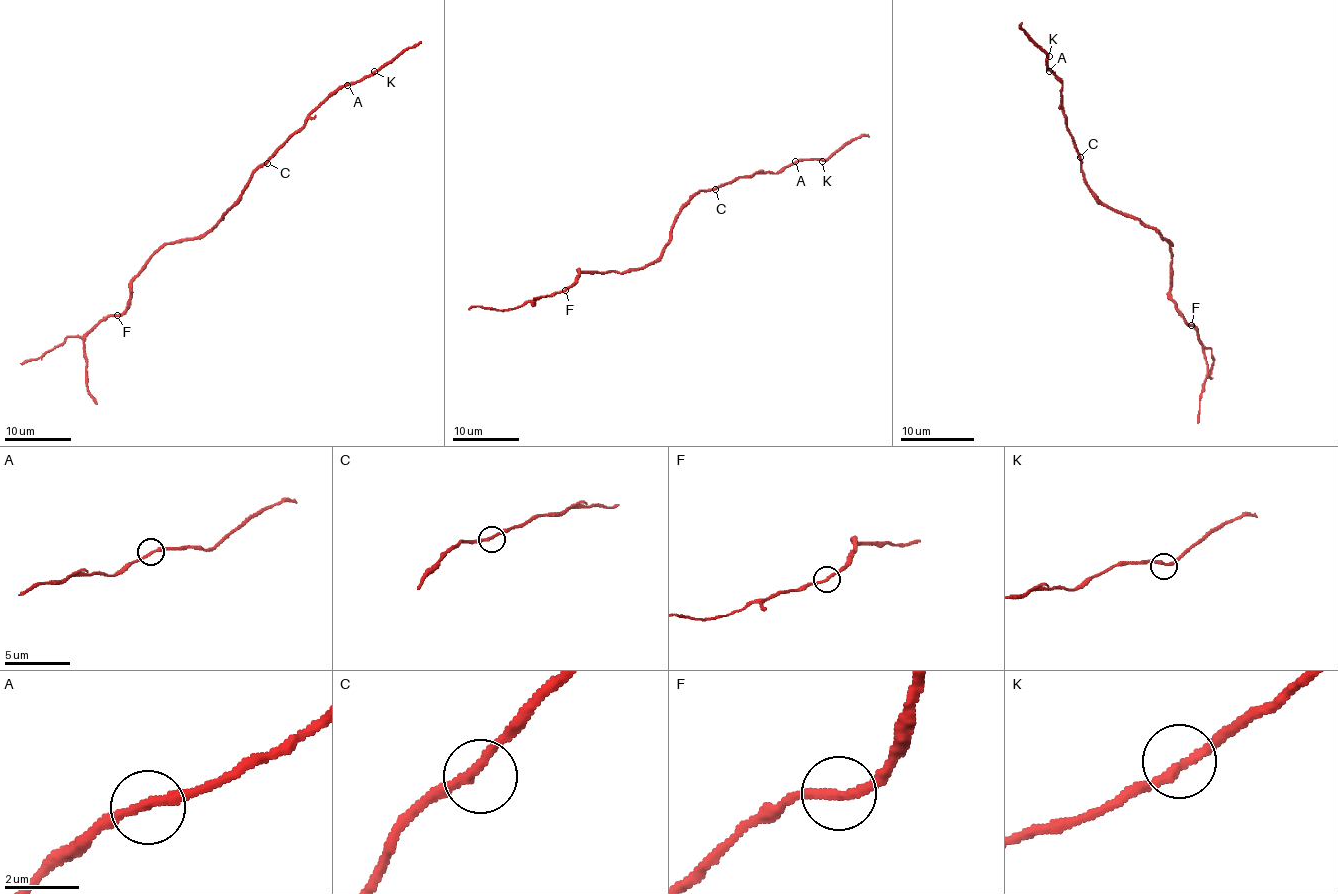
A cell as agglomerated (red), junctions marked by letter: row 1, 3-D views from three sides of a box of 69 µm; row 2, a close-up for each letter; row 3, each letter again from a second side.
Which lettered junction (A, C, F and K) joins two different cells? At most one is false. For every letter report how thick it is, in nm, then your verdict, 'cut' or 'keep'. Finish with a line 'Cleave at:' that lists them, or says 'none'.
A: calibre 220 nm; keep
C: calibre 220 nm; keep
F: calibre 220 nm; keep
K: calibre 240 nm; keep
Cleave at: none

